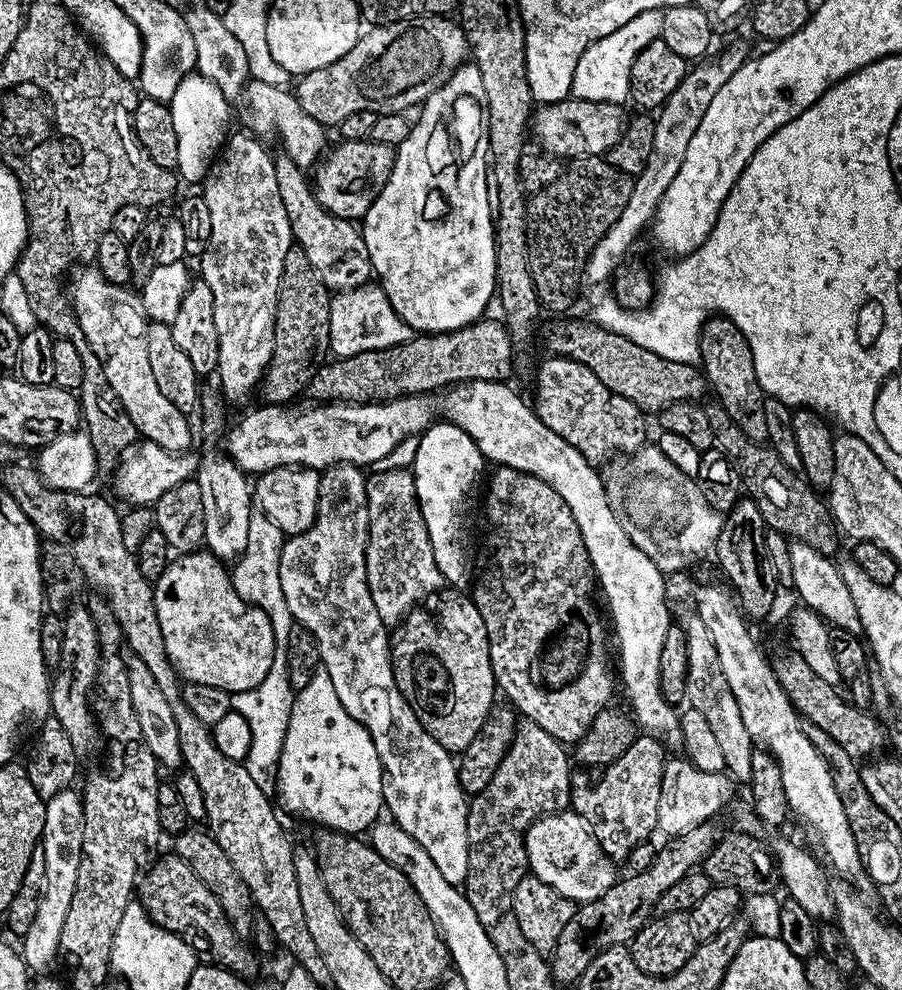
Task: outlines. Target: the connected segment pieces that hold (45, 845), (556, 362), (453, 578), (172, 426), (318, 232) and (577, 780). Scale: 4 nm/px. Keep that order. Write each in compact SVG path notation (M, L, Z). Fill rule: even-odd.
M69 790L54 794L54 798L45 803L44 809L46 810L42 837L42 851L46 858L44 892L38 902L38 915L34 918L30 930L26 930L22 938L24 965L36 974L47 973L57 963L56 951L62 938L62 922L66 922L70 902L74 902L74 886L78 882L78 866L84 837L84 806L79 791Z
M555 354L549 360L539 361L535 369L536 400L534 411L539 420L554 434L566 438L570 446L574 446L593 462L599 462L617 448L620 452L631 454L638 448L645 447L644 420L646 414L634 402L622 398L622 394L614 394L614 390L606 390L602 381L594 375L582 362L574 362L565 356Z
M436 422L424 429L419 437L421 440L416 448L416 457L410 463L410 471L438 570L449 585L467 585L468 548L463 540L464 503L467 502L480 471L486 467L486 461L470 434L463 432L454 423L443 423Z
M89 266L77 274L73 284L71 281L72 308L82 326L82 334L86 334L86 342L90 342L90 350L104 363L106 378L110 378L114 394L122 398L122 406L126 406L126 414L130 414L137 433L167 452L187 452L193 447L189 417L158 390L158 381L150 371L150 353L146 350L150 321L144 315L139 295L128 290L125 285L106 279L99 268Z
M277 155L274 171L278 178L279 193L282 194L283 205L286 206L287 217L292 227L292 239L306 254L306 258L310 258L310 266L320 276L320 281L333 293L361 288L369 283L374 273L361 229L353 221L338 218L322 207L306 172L289 156Z
M640 734L630 750L626 750L626 754L622 754L622 758L613 764L603 765L595 774L580 770L584 772L577 771L573 775L571 811L580 808L577 814L586 818L592 833L596 835L596 841L613 861L627 861L631 851L647 841L652 831L657 831L658 798L665 763L664 745L653 736Z

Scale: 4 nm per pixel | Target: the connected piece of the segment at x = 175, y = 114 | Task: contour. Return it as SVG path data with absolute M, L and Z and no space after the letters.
M189 74L178 86L178 90L170 101L174 130L178 134L178 166L175 171L179 179L188 184L199 185L208 175L209 168L217 159L218 153L224 147L224 141L229 135L228 108L230 102L205 76Z

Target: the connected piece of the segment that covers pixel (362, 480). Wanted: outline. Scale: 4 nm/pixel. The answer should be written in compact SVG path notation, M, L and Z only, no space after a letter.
M336 464L333 468L323 469L318 514L310 533L312 548L285 546L282 550L278 566L282 594L286 594L286 606L290 606L293 621L314 634L320 647L322 668L329 672L338 700L373 739L384 773L383 807L387 815L402 830L406 830L406 834L410 834L410 838L414 838L426 854L430 854L434 866L438 866L446 882L460 886L468 879L469 801L458 782L458 764L453 753L447 752L438 741L430 738L394 682L390 632L382 618L378 618L378 610L374 610L374 598L370 594L366 574L368 482L365 473L360 472L363 471L355 464Z

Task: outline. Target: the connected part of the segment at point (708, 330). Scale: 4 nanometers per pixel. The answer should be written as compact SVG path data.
M719 314L709 315L706 323L700 328L700 360L702 361L702 371L708 380L709 389L716 392L715 399L738 422L738 427L746 438L750 438L759 444L767 441L766 434L766 406L764 401L766 393L758 382L758 374L754 370L754 358L750 350L750 342L730 322Z

